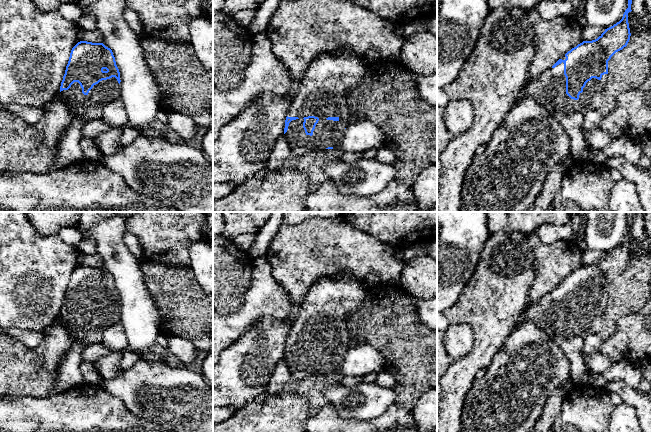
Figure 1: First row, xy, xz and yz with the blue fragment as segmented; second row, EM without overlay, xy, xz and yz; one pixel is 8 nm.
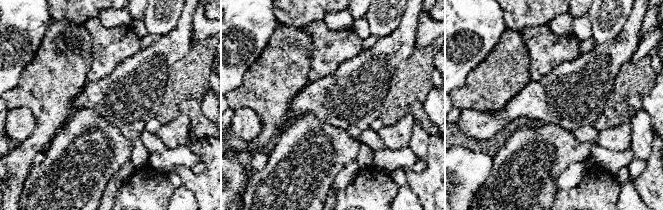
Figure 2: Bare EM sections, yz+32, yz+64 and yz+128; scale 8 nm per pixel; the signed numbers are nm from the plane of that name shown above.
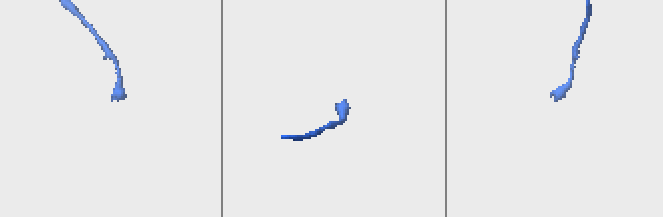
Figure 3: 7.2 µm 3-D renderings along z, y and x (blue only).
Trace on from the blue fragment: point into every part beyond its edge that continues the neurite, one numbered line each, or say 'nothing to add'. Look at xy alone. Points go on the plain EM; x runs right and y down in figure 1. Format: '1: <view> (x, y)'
1: xy (90, 330)

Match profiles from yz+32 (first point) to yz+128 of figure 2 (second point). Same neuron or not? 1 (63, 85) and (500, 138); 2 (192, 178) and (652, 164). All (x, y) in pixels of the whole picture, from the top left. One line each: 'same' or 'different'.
1: different
2: same

